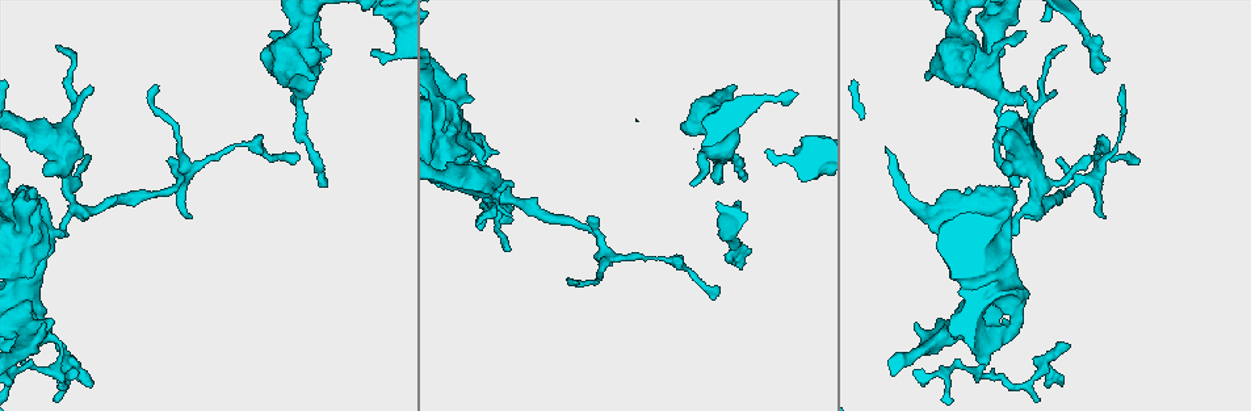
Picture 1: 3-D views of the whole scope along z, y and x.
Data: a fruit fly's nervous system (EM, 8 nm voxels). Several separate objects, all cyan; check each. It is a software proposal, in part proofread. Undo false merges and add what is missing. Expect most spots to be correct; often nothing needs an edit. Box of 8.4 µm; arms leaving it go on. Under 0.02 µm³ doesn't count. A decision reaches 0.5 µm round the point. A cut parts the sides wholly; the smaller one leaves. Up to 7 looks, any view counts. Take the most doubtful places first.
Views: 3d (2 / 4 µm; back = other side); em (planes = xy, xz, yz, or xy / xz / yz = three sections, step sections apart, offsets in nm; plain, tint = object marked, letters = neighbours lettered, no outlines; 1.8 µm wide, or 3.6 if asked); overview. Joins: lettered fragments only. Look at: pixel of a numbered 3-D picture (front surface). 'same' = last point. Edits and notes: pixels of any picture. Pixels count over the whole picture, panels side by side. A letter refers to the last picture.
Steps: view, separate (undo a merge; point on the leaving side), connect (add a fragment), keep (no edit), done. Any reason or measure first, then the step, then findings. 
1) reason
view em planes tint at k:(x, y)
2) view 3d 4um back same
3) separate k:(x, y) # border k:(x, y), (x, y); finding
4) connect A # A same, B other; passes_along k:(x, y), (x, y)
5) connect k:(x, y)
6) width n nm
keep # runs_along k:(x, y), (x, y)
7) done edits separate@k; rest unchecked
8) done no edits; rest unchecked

branch stops here
view 3d 4um at 1:(1095, 70)

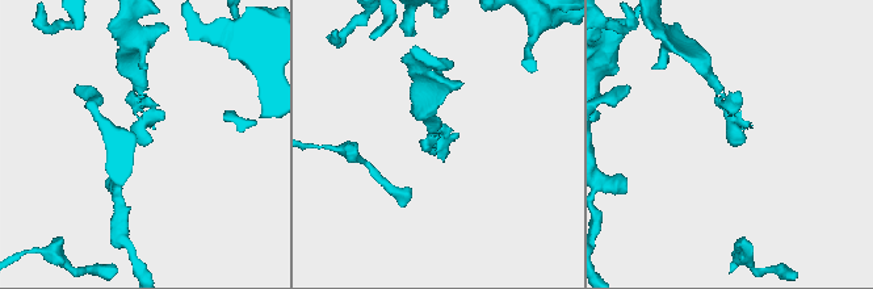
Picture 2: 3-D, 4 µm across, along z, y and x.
need the tissue
view em 3.6um planes letters at 2:(732, 145)

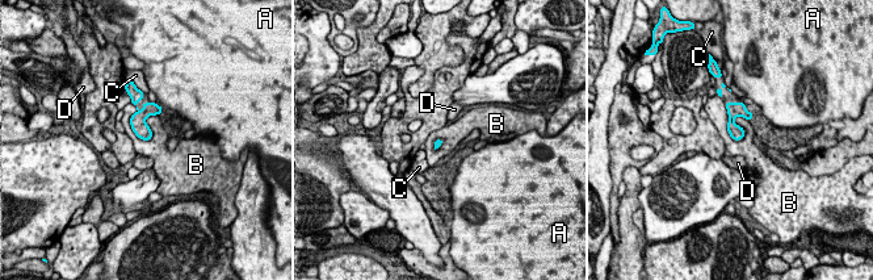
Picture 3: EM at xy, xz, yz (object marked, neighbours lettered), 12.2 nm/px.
keep # A other, B other, C other, D other; border 3:(723, 103), (727, 133), (739, 141); no lettered fragment goes on from it

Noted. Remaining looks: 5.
view em planes letters at 1:(978, 334)

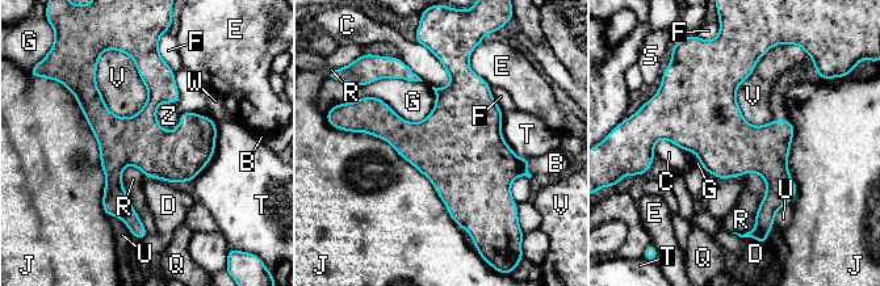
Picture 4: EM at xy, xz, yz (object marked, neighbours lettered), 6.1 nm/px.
separate 4:(524, 162) # B other, C other, D other, E other, F other, G other, J other, Q other, R other, S other, T other, U other, V other, W other, Z other; two neurons meet here

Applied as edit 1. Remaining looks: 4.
view em yz step 8 letters at 1:(373, 55)

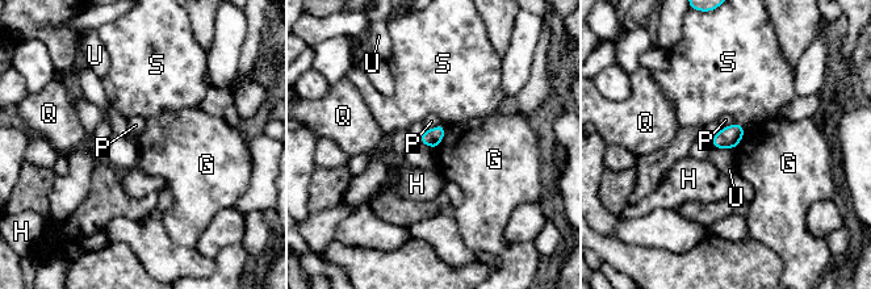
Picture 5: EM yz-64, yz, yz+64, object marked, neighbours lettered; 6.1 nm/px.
view em xy step 4 letters same

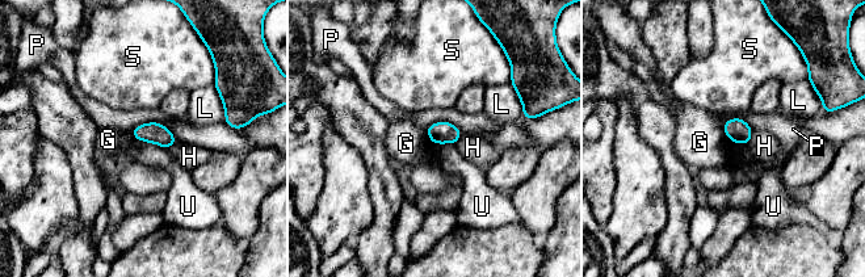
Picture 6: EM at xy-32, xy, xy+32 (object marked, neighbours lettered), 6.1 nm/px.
keep # G other, H other, L other, P other, S other, U other; border 6:(133, 137), (156, 143), (166, 151); no lettered fragment goes on from it

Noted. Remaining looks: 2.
done edits separate@4; rest unchecked

